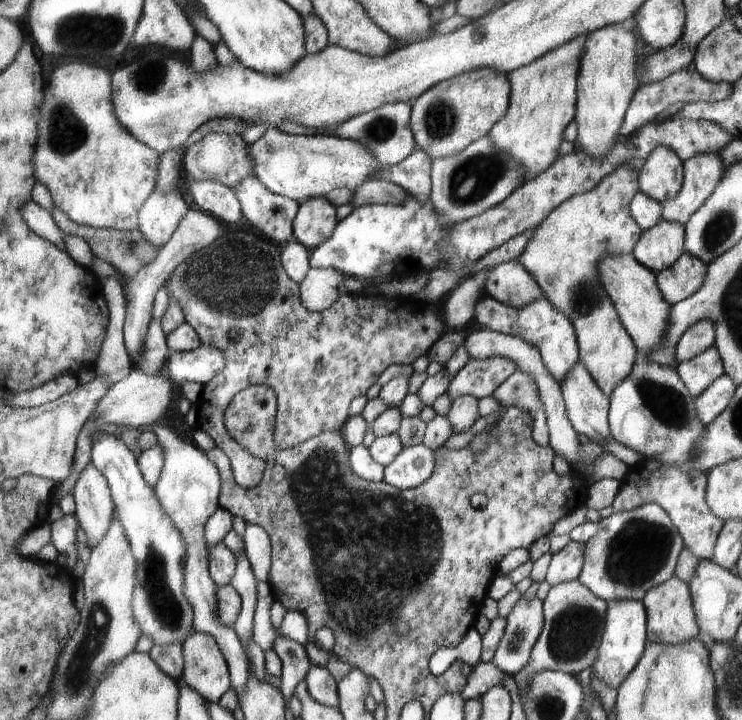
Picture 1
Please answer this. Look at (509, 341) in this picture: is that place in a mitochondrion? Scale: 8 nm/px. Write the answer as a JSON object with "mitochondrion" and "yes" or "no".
{"mitochondrion":"no"}

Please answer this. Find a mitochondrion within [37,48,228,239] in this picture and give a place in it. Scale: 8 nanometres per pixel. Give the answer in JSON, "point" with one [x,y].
{"point":[67,134]}

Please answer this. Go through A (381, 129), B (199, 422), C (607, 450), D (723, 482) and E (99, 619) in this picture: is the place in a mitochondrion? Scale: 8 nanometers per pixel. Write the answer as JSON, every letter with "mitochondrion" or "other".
{"A":"mitochondrion","B":"other","C":"other","D":"other","E":"mitochondrion"}

